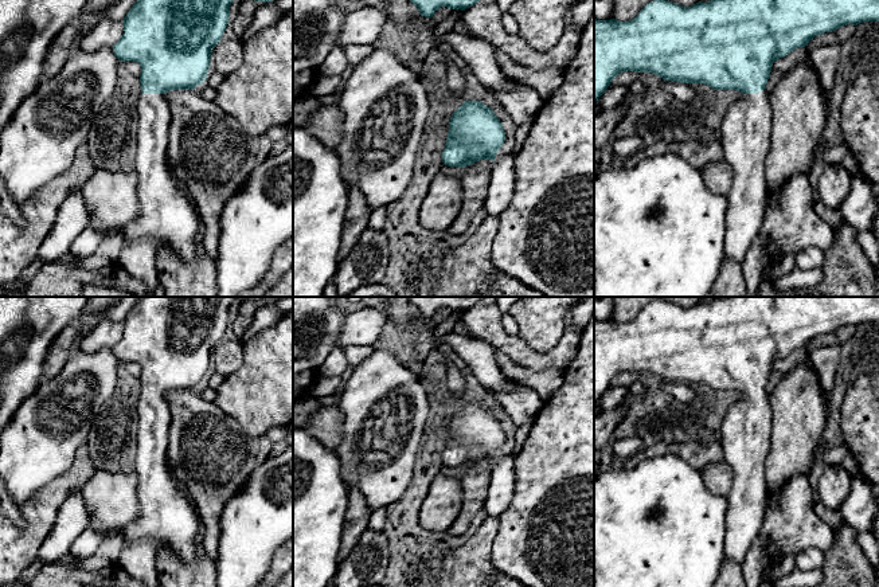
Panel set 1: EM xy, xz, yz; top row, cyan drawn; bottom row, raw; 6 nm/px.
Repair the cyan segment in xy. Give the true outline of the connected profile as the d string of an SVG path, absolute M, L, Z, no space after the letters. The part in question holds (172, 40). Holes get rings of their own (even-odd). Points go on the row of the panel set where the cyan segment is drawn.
M137 0L124 17L124 34L113 46L121 62L141 66L141 94L137 103L137 196L140 211L124 227L124 236L132 242L149 239L157 247L169 249L191 262L199 255L200 219L169 167L171 107L165 93L194 90L202 85L211 62L212 48L222 40L234 0Z

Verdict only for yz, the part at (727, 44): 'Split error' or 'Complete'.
Split error

